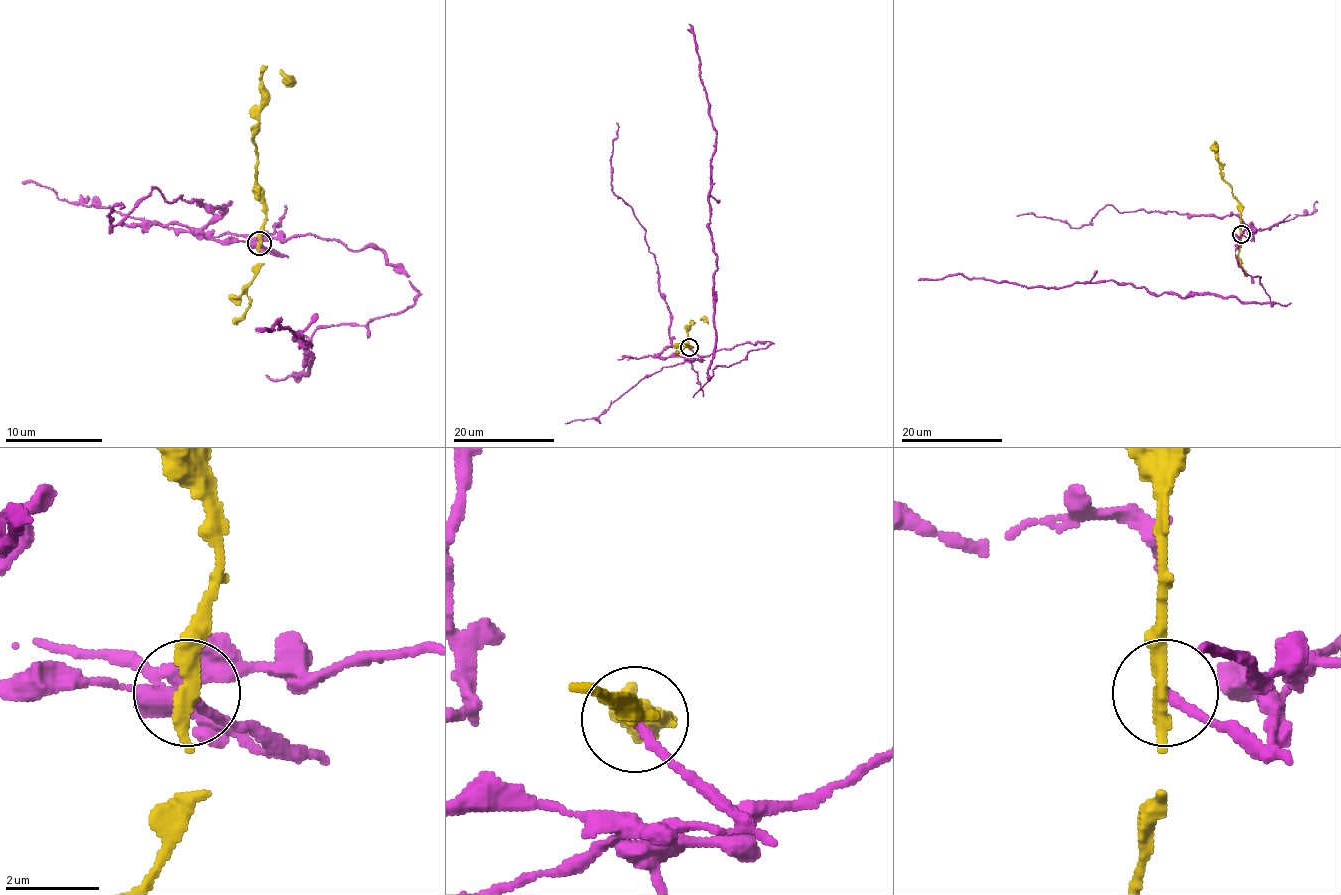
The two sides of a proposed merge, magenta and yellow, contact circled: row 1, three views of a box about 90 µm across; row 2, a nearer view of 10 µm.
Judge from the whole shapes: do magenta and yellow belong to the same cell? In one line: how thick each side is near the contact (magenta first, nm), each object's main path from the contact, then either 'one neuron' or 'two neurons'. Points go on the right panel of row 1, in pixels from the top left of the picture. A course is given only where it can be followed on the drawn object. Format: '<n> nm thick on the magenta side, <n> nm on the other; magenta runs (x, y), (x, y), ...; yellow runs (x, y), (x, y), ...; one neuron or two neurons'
180 nm thick on the magenta side, 460 nm on the other; magenta runs (1240, 234), (1254, 233), (1237, 235), (1237, 263), (1261, 277), (1270, 302), (1152, 295), (1112, 281), (917, 281); yellow runs (1240, 234), (1240, 204), (1224, 179), (1214, 143), (1213, 148), (1216, 152); two neurons

